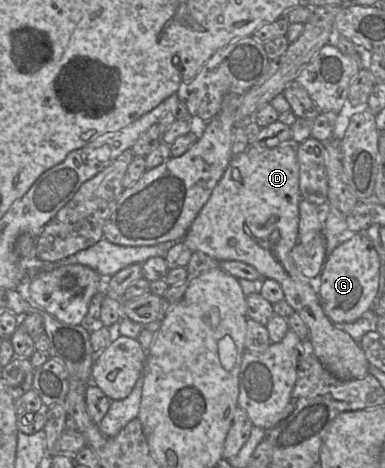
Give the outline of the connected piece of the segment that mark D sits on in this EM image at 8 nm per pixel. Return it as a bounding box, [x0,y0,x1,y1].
[182,143,369,380]

